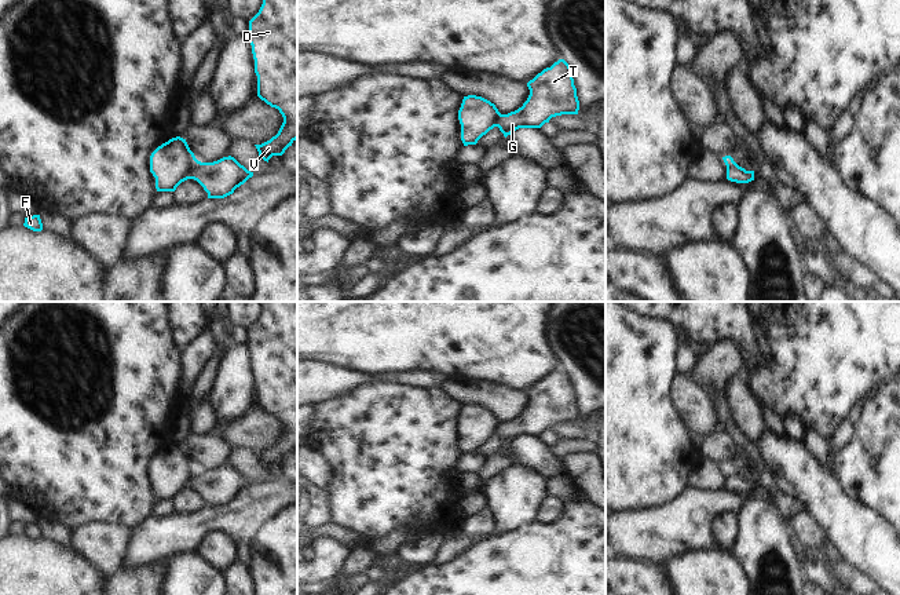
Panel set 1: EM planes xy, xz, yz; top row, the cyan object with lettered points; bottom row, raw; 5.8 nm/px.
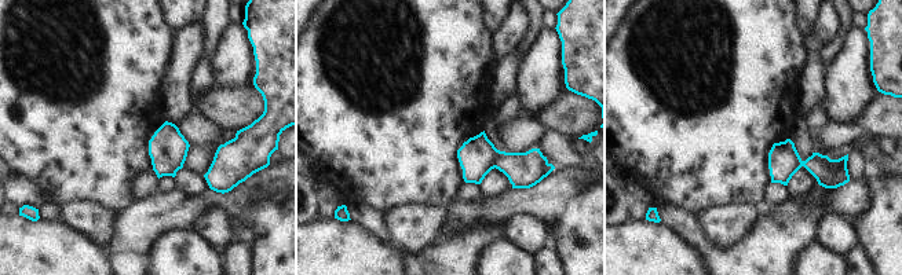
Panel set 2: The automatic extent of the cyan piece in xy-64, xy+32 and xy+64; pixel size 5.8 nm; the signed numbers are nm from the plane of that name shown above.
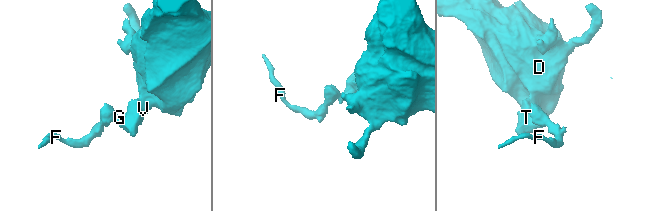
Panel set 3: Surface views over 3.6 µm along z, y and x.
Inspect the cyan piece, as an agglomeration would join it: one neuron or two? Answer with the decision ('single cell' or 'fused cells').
fused cells

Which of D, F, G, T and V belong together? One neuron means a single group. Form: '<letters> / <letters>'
D G T V / F

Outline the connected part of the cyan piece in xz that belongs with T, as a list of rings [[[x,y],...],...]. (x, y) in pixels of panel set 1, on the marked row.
[[[559,59],[527,83],[530,95],[515,112],[501,114],[498,128],[506,138],[519,128],[541,128],[552,117],[578,114],[579,101],[571,67]]]

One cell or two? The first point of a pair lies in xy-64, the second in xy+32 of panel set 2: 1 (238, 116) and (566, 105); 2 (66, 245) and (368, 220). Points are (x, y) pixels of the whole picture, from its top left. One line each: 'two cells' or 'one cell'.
1: one cell
2: two cells

